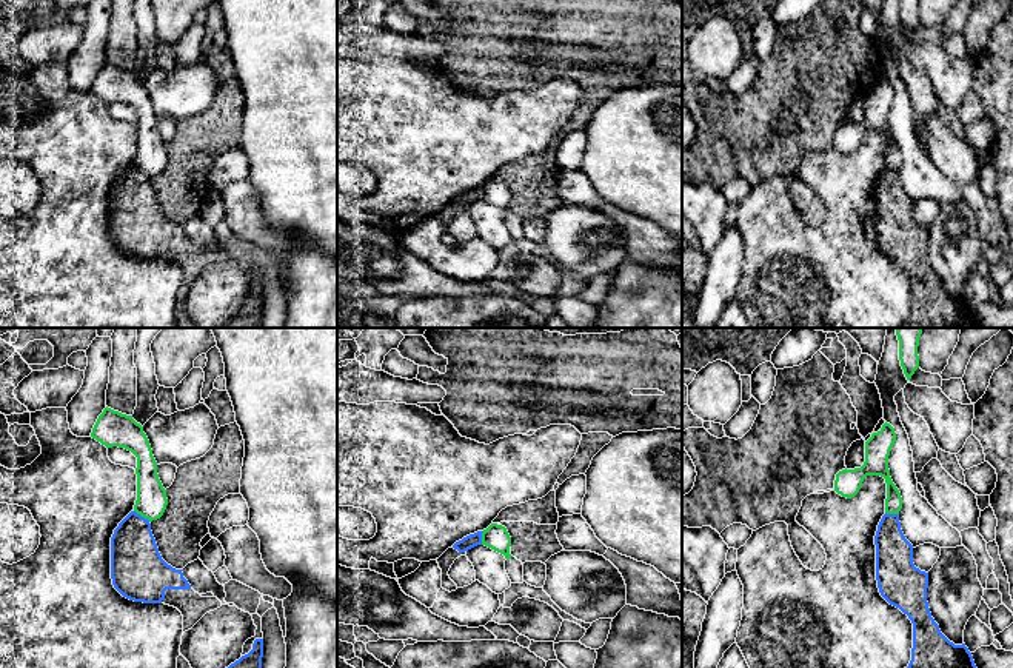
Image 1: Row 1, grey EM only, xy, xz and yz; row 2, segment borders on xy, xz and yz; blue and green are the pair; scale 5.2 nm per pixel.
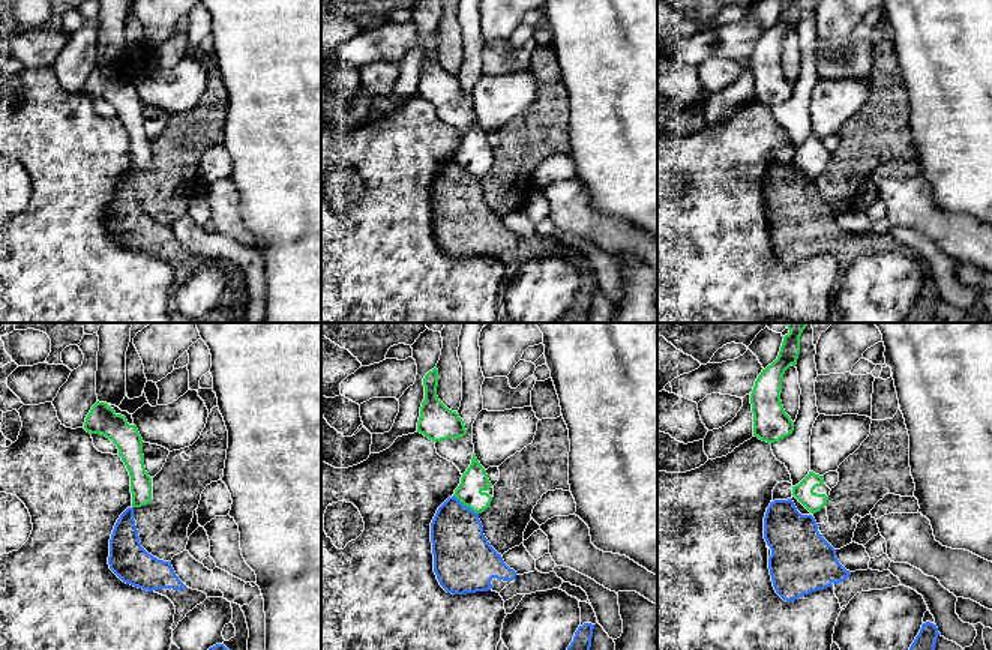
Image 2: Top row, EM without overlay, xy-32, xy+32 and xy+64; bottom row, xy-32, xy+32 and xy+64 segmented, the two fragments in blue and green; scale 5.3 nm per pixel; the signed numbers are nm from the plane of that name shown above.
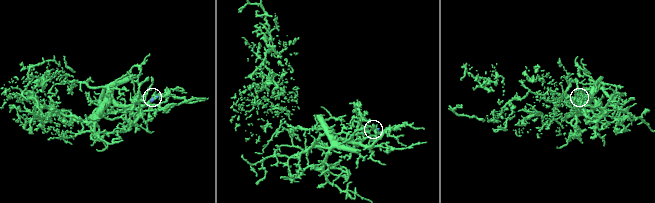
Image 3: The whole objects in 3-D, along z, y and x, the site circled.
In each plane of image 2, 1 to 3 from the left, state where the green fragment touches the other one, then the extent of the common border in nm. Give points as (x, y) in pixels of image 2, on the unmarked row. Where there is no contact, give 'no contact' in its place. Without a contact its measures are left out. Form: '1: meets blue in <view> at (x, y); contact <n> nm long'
1: no contact
2: meets blue in xy+32 at (465, 170); contact 170 nm long
3: no contact

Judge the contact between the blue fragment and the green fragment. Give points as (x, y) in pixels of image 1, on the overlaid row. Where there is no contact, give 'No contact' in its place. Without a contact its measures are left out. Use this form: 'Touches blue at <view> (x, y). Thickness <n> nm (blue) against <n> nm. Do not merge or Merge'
Touches blue at xy (140, 516). Thickness 280 nm (blue) against 160 nm. Do not merge

